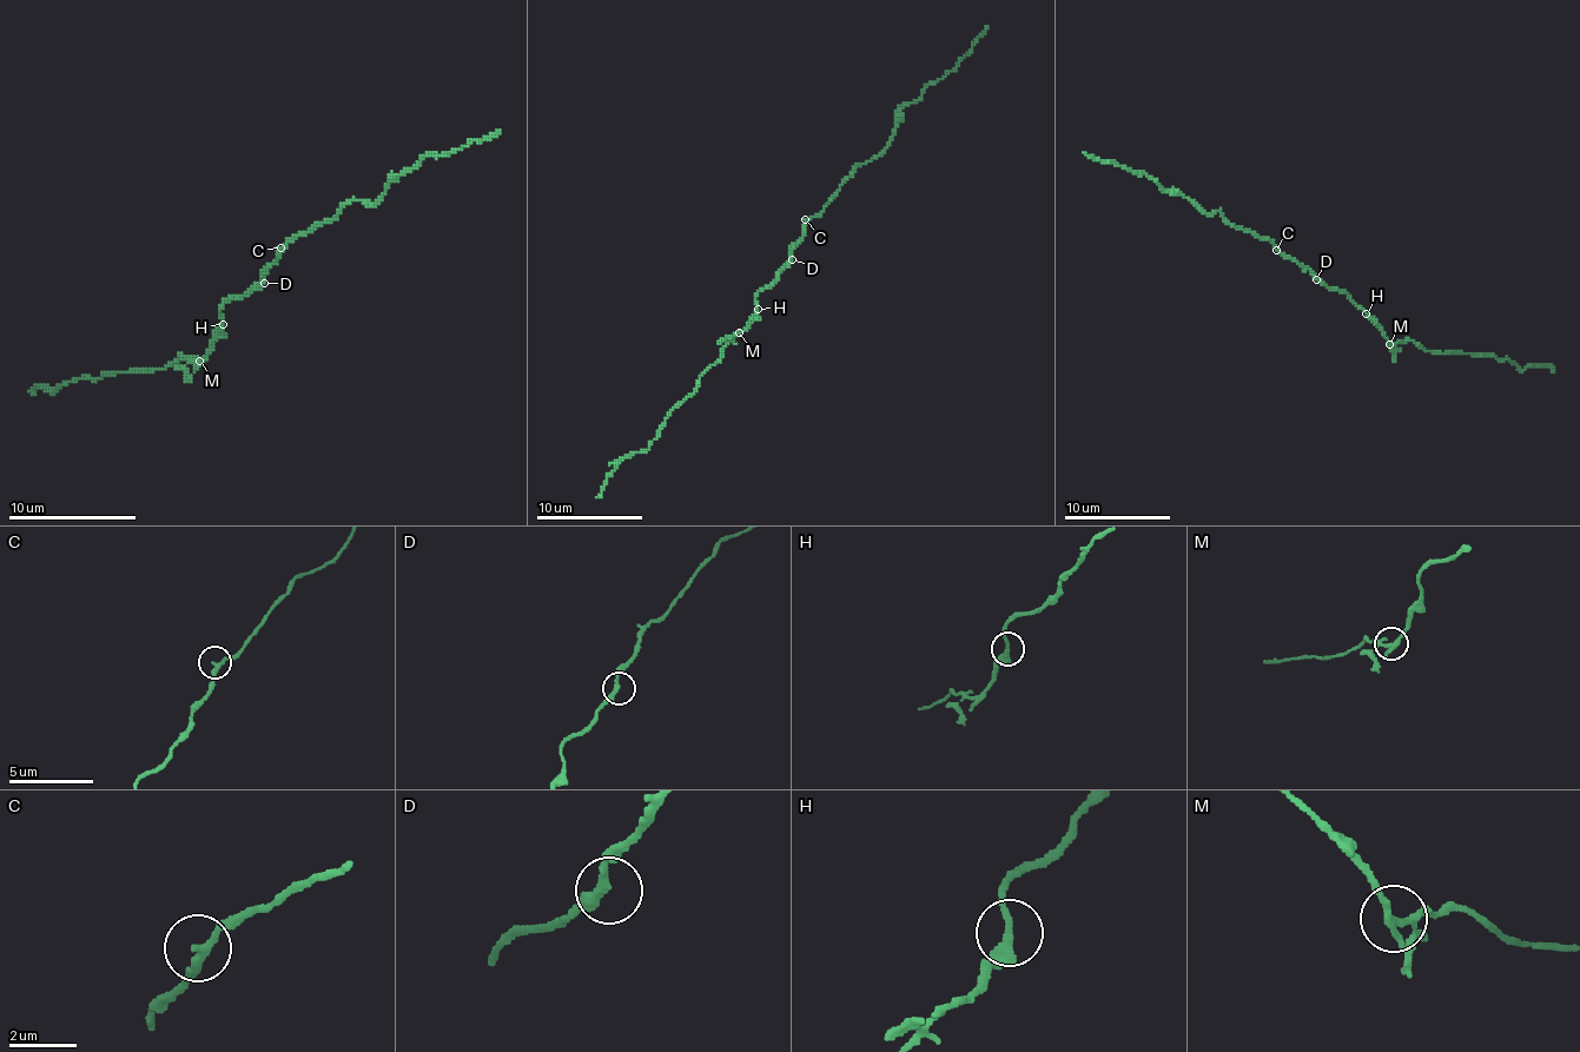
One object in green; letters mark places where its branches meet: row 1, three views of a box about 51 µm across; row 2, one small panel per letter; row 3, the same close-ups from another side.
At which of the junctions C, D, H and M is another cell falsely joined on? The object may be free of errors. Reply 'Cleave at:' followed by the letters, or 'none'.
Cleave at: M

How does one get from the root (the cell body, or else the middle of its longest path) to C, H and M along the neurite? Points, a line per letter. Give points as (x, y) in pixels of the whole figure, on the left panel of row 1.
C: (260, 279), (260, 273), (277, 257), (281, 247)
H: (260, 279), (249, 292), (232, 296), (223, 305), (219, 311), (223, 324)
M: (260, 279), (249, 292), (232, 296), (223, 305), (219, 311), (223, 328), (200, 359)

